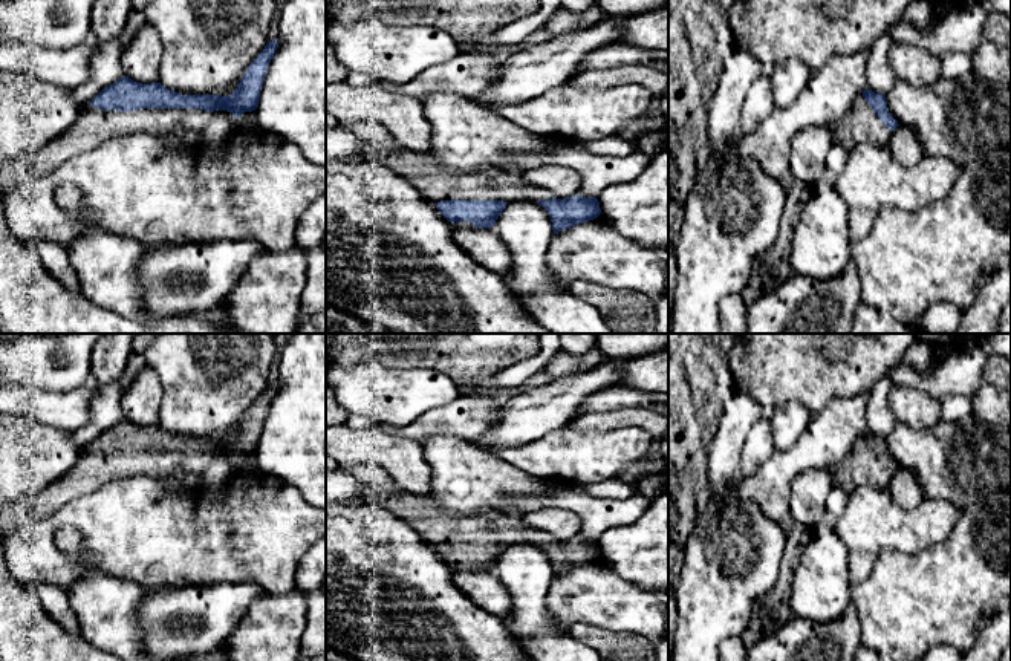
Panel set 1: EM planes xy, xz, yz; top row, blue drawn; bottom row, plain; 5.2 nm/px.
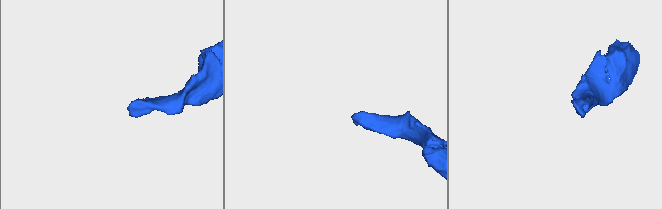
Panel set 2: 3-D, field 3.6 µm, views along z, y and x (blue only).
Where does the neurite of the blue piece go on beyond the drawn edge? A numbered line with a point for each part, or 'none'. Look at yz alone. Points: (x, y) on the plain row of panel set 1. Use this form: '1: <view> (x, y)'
1: yz (860, 467)

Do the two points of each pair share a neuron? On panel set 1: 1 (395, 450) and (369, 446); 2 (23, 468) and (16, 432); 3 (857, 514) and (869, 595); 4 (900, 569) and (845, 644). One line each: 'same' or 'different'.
1: same
2: same
3: different
4: different

